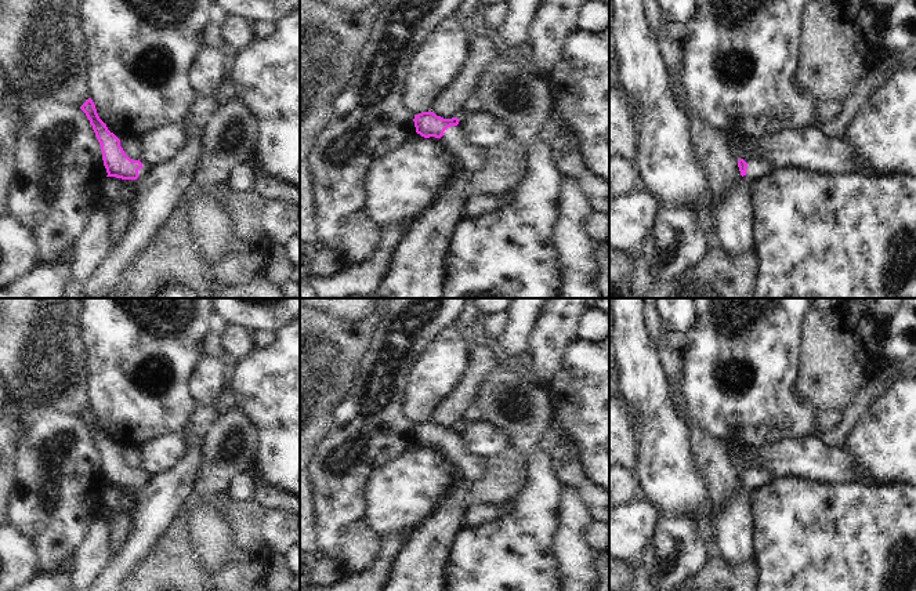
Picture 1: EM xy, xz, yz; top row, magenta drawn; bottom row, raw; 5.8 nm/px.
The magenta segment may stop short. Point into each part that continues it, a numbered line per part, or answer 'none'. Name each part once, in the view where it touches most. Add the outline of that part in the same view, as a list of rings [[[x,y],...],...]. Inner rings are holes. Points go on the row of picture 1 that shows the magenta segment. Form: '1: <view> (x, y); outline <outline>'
1: xz (473, 156); outline [[[450,126],[443,131],[442,139],[446,151],[461,159],[466,170],[471,173],[479,171],[488,162],[486,149],[470,142],[460,126]]]

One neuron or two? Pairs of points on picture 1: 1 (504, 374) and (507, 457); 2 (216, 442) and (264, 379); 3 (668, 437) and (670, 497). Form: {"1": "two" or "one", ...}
{"1": "two", "2": "two", "3": "one"}

